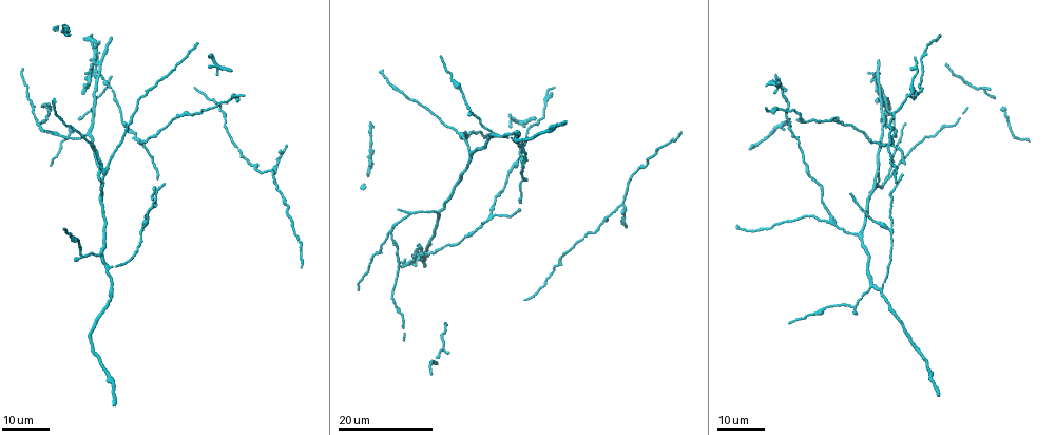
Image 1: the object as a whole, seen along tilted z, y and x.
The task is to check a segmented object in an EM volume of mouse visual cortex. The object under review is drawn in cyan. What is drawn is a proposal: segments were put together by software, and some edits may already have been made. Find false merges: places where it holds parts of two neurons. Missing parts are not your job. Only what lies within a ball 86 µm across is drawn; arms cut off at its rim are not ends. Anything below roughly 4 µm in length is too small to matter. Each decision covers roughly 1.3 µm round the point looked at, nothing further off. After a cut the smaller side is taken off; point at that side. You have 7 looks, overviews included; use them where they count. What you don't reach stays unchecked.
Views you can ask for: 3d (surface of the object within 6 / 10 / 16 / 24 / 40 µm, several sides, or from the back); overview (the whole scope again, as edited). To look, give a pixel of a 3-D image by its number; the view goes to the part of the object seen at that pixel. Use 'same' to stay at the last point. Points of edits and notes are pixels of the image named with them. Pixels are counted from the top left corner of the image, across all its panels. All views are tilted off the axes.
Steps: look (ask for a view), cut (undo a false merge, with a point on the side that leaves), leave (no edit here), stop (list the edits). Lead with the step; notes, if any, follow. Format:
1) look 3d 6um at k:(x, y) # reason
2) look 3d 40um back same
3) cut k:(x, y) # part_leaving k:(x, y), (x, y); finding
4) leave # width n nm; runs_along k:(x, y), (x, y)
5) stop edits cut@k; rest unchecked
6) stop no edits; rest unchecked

look 3d 16um at 1:(492, 131) # thin arm on a thick one

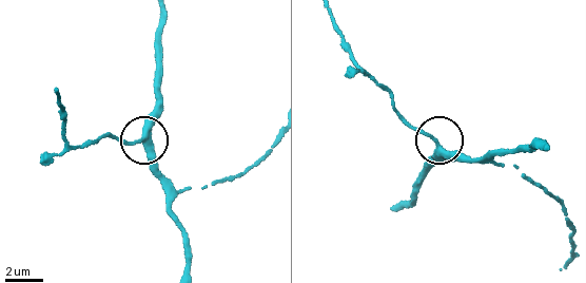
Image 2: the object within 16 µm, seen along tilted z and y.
look 3d 6um at 2:(145, 142) # closer look

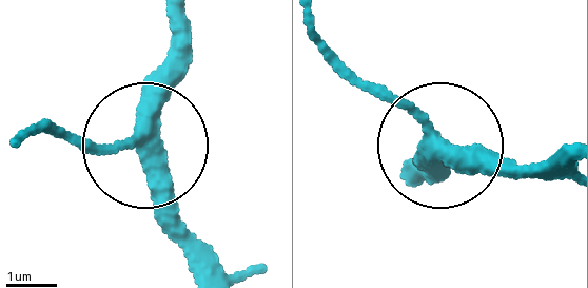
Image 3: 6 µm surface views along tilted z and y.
leave # width 300 nm; runs_along 3:(188, 17), (145, 139), (36, 131); continuous, no second neuron

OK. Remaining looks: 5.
look 3d 16um at 1:(105, 168) # three arms meet

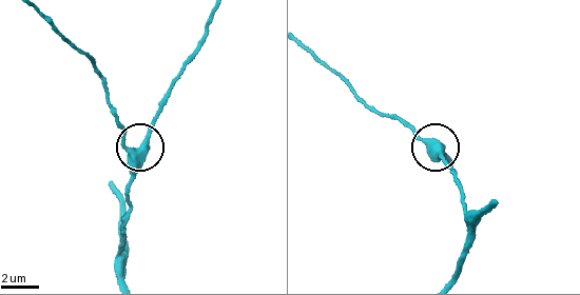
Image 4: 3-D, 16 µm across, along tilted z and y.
look 3d 10um same # closer look

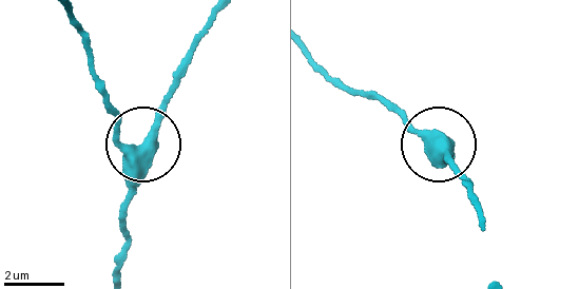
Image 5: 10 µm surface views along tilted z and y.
look 3d 10um back at 5:(137, 148)

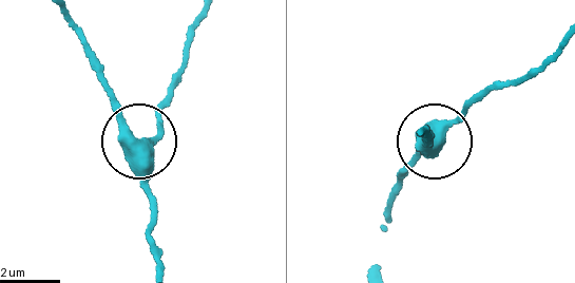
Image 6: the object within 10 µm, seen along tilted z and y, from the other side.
leave # side_arm 48 um; runs_along 6:(155, 271), (137, 140), (91, 68); continuous, no second neuron

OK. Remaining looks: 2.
look 3d 16um at 1:(35, 122) # two arms in line, one across

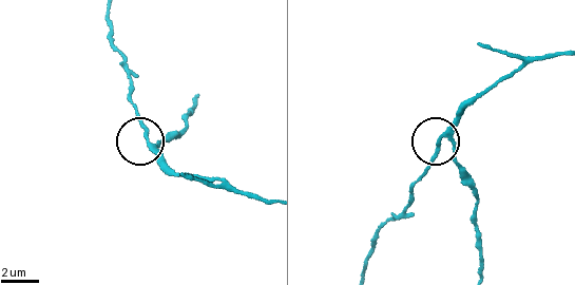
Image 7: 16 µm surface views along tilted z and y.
look 3d 10um at 7:(447, 137) # zoom in

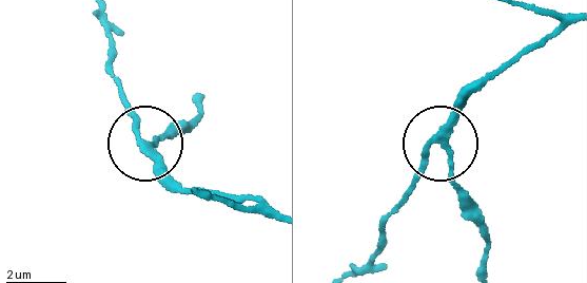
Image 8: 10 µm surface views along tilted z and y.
leave # width 190 nm; runs_along 8:(484, 272), (478, 227), (438, 149), (428, 151), (400, 208); all the same neuron

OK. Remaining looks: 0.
stop no edits; rest unchecked

